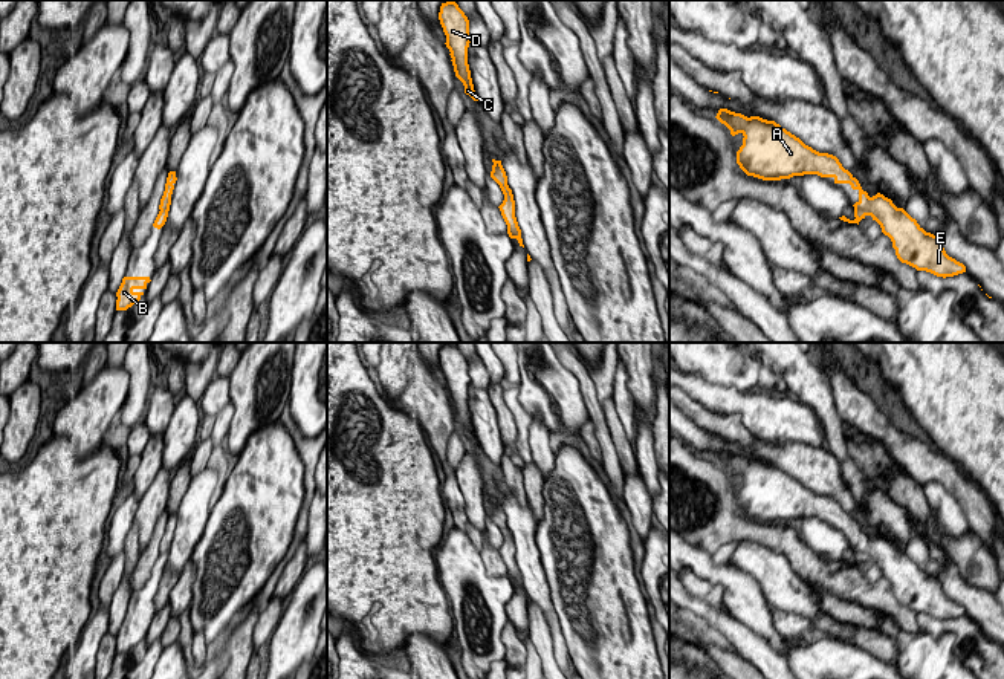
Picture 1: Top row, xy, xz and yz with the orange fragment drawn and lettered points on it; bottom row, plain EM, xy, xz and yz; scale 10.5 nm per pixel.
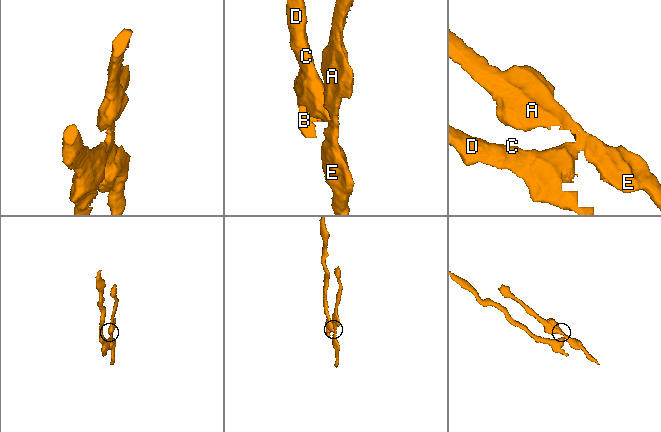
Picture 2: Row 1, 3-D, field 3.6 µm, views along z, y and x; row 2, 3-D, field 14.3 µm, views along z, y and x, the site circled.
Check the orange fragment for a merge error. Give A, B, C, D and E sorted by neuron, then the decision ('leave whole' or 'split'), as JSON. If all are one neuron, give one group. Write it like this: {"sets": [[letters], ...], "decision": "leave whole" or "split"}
{"sets": [["A", "E"], ["B", "C", "D"]], "decision": "split"}

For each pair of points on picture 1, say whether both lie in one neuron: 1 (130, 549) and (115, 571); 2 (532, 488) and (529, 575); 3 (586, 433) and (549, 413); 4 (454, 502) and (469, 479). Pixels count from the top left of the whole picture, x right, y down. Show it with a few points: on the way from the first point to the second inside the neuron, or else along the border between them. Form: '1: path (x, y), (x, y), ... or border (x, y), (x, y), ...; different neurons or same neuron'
1: border (133, 522), (124, 543), (123, 575); different neurons
2: border (532, 516), (535, 520); different neurons
3: border (589, 418), (579, 427); different neurons
4: border (454, 470), (465, 508); different neurons

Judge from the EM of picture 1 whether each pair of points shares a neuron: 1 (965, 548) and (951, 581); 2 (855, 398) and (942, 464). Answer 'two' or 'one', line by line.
1: two
2: one

